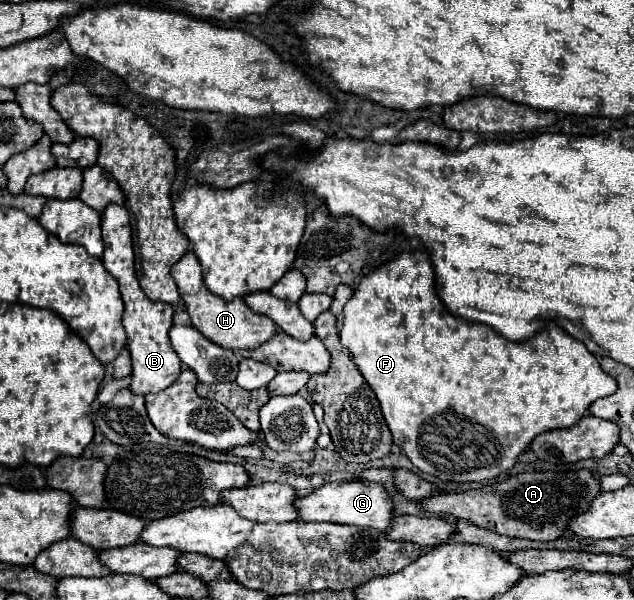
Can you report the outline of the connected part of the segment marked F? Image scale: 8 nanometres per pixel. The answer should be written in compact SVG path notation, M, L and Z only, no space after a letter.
M401 252L397 254L393 260L385 262L383 266L371 270L367 276L363 276L363 280L359 282L357 290L353 292L353 296L347 300L345 304L345 322L341 328L341 344L345 348L351 350L351 356L357 364L357 368L361 370L361 374L365 376L367 384L373 388L381 410L383 410L383 418L393 434L393 442L397 446L401 446L401 450L405 452L405 456L425 474L431 474L439 480L451 480L451 482L481 482L481 480L491 480L507 470L511 470L517 462L517 456L527 450L527 446L531 444L533 436L553 430L553 428L569 428L575 426L583 414L587 412L587 408L591 406L591 402L595 402L597 398L605 398L609 394L613 394L617 390L617 382L603 372L603 368L599 366L597 358L585 348L583 342L571 338L563 328L559 328L553 320L545 322L545 326L531 338L525 342L511 342L507 338L503 338L501 334L497 334L493 328L489 328L487 324L481 322L469 322L463 318L453 316L445 304L439 300L437 292L435 292L435 280L433 280L433 266L431 266L431 258L429 256L417 256L413 252Z

